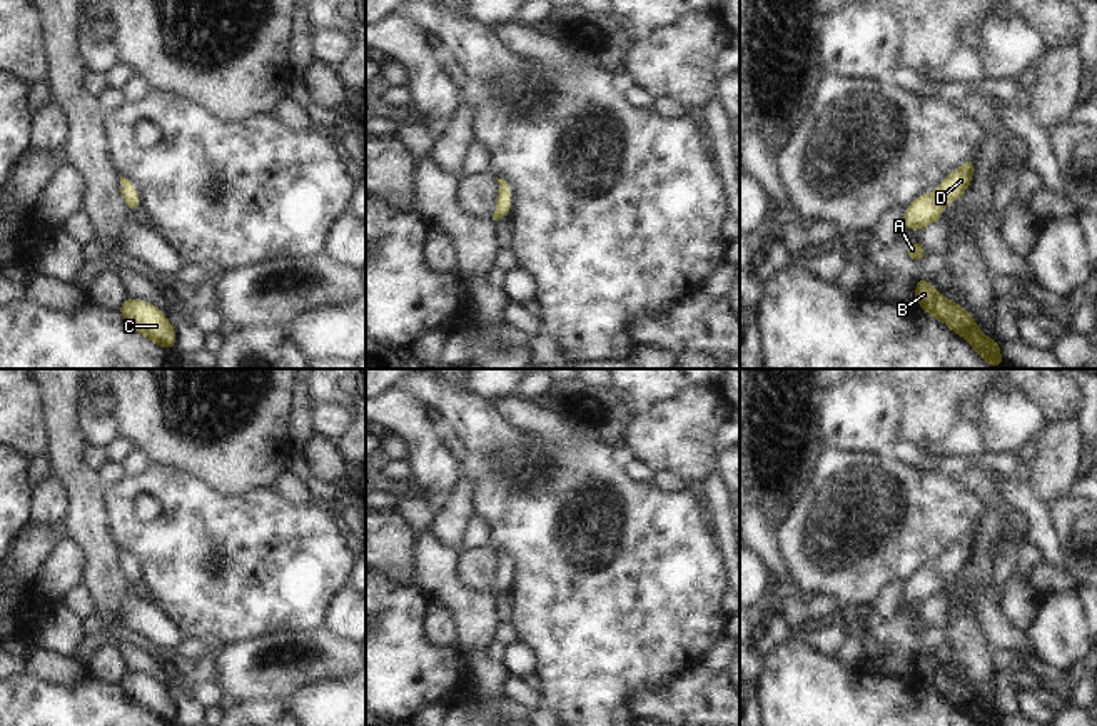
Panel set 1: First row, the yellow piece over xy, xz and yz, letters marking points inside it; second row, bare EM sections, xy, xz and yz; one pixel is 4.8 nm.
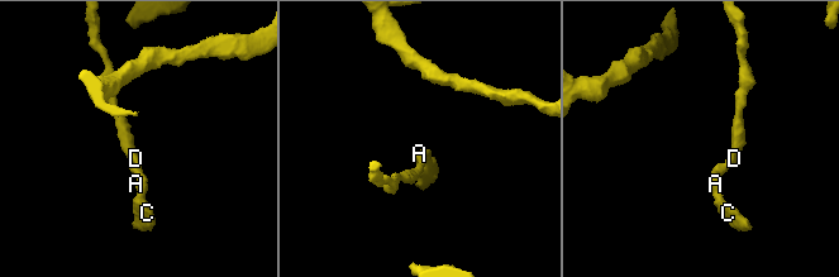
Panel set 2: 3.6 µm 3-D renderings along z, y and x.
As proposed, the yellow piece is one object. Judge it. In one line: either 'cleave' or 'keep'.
keep

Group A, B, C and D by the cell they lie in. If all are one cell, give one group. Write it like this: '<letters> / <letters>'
A B C D

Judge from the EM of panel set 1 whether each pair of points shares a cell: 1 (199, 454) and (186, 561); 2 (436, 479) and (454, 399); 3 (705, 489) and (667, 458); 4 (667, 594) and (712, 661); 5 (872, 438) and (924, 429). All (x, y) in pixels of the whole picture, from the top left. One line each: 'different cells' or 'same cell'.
1: different cells
2: different cells
3: different cells
4: different cells
5: different cells

